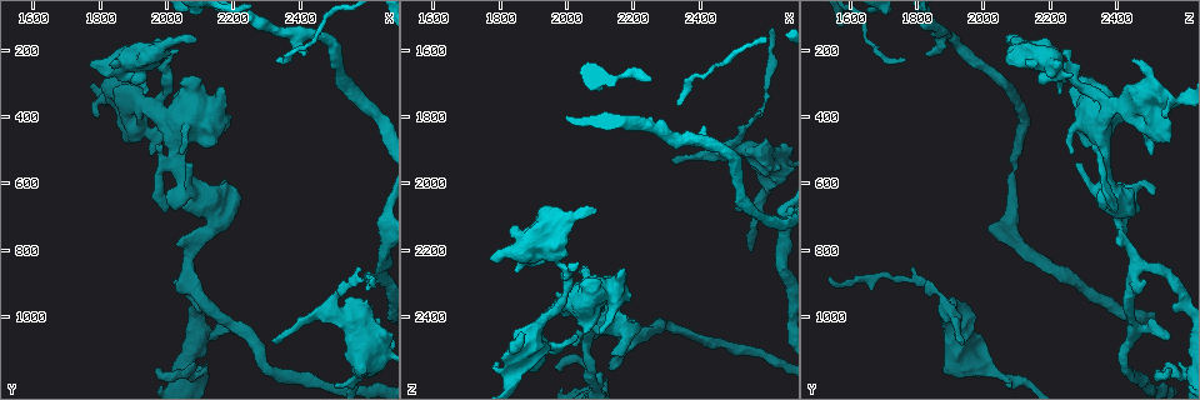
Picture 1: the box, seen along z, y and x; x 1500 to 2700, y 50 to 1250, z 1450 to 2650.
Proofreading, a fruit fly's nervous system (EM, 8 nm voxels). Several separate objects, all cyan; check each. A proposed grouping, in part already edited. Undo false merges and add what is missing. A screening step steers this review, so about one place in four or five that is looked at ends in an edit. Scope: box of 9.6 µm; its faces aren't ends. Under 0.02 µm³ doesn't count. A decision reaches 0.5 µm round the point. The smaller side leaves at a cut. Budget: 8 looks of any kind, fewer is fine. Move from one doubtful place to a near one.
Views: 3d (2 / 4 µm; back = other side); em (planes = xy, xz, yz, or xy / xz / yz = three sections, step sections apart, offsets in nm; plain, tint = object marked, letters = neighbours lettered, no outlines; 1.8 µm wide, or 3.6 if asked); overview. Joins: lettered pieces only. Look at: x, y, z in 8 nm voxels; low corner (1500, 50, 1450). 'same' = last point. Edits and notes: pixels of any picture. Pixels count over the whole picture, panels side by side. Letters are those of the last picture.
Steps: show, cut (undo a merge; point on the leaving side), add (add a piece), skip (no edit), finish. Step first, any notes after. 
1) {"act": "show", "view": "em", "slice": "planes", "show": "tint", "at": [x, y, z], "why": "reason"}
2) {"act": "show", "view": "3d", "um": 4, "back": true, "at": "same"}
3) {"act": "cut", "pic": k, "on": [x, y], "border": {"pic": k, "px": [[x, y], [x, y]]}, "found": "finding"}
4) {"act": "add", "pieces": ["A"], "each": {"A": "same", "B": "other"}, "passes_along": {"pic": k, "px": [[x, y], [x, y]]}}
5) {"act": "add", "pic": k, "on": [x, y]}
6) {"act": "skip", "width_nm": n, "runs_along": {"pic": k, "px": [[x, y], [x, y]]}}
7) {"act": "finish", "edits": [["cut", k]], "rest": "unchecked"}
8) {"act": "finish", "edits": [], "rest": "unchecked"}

{"act": "show", "view": "3d", "um": 4, "at": [2050, 320, 2350], "why": "an open end"}

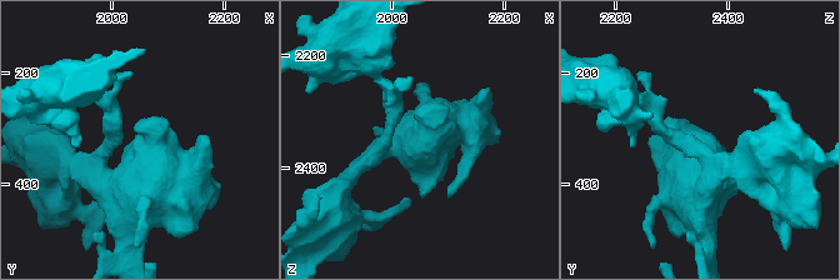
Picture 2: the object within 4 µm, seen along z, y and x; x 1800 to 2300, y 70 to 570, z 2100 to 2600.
{"act": "show", "view": "em", "um": 3.6, "slice": "yz", "step": 16, "show": "letters", "at": [2055, 310, 2350]}

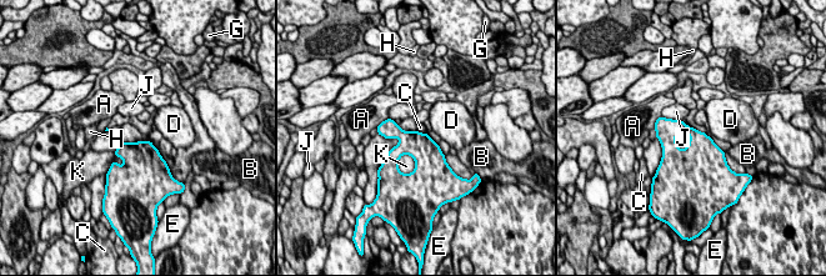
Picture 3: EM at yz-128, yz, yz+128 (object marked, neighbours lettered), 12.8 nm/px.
{"act": "show", "view": "em", "um": 3.6, "slice": "planes", "show": "letters", "at": "same"}

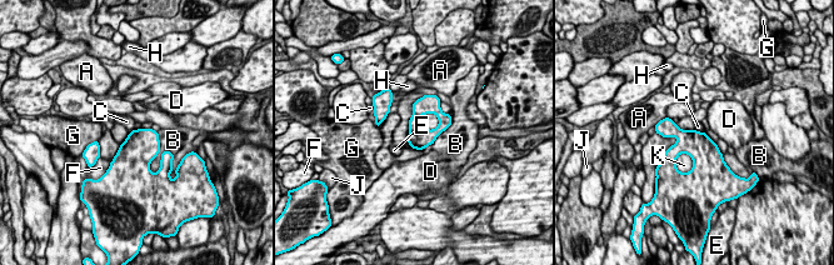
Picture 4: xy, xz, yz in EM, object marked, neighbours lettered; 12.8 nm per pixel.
{"act": "skip", "longest_contact_nm": ["B", 460], "each": {"A": "other", "B": "other", "C": "other", "D": "other", "E": "other", "F": "other", "G": "other", "H": "other", "J": "other", "K": "other"}, "border": {"pic": 4, "px": [[687, 153], [692, 168], [683, 174]]}, "found": "none of them fits"}

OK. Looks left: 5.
{"act": "show", "view": "em", "slice": "planes", "show": "plain", "at": [2320, 1070, 1930], "why": "thin end"}

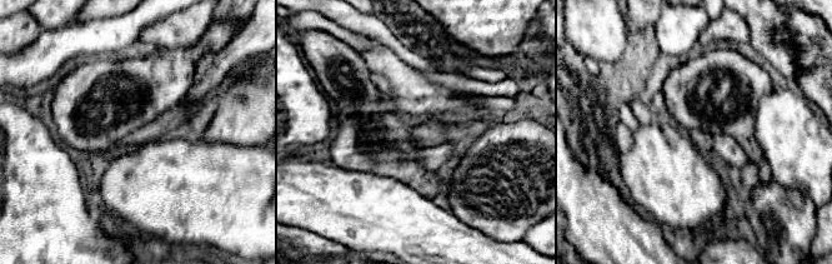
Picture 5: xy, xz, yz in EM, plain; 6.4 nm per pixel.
{"act": "show", "view": "em", "slice": "planes", "show": "letters", "at": "same"}

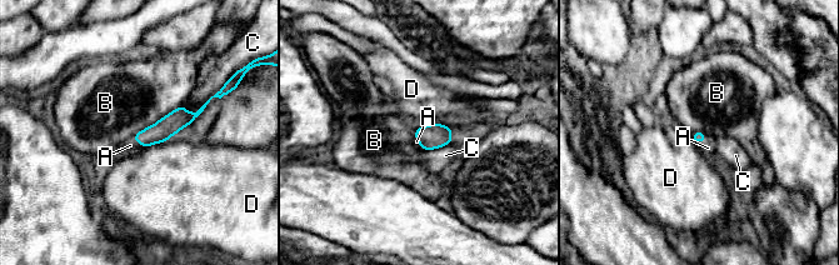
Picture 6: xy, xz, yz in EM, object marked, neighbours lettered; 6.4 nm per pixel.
{"act": "add", "pieces": ["A"], "each": {"A": "same", "B": "other", "C": "other", "D": "other"}, "found": "the neuron continues"}

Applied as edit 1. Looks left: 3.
{"act": "show", "view": "3d", "um": 4, "back": true, "at": [2130, 1070, 2560], "why": "an open end"}

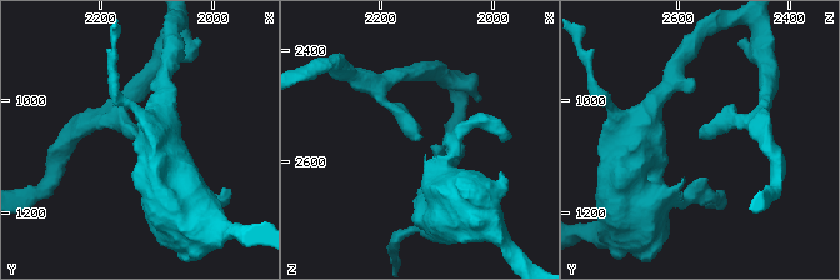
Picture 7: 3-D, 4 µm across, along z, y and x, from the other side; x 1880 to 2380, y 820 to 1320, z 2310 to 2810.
{"act": "show", "view": "em", "slice": "yz", "step": 8, "show": "tint", "at": [2130, 1060, 2560], "why": "shape alone is not enough"}

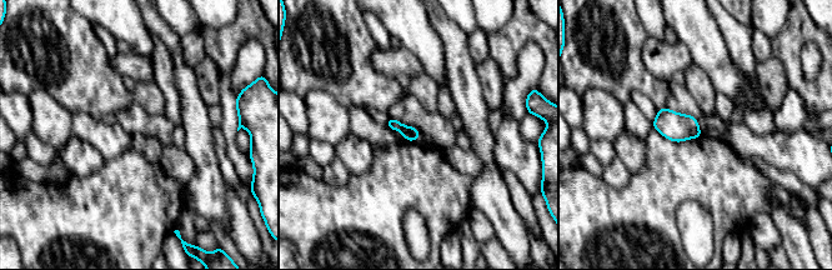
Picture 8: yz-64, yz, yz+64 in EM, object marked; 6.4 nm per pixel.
{"act": "show", "view": "em", "slice": "planes", "show": "letters", "at": "same", "why": "another direction"}

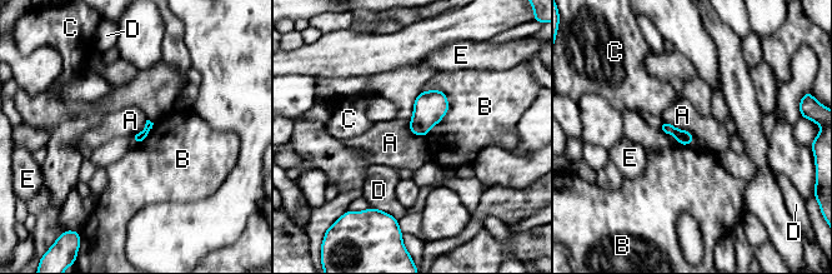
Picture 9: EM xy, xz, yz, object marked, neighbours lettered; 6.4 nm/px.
{"act": "skip", "each": {"A": "other", "B": "other", "C": "other", "D": "other", "E": "other"}, "border": {"pic": 9, "px": [[665, 120], [687, 130], [695, 138]]}, "found": "no lettered piece goes on from it"}

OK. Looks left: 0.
{"act": "finish", "edits": [["add", 6]], "rest": "unchecked"}

